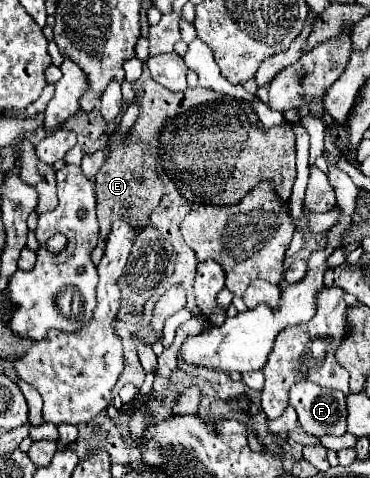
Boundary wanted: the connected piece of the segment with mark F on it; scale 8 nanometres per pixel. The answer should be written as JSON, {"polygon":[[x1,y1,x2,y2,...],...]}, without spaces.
{"polygon":[[301,381,291,387,291,405,299,415,301,427,309,435,343,435,347,421,345,395,335,389]]}

